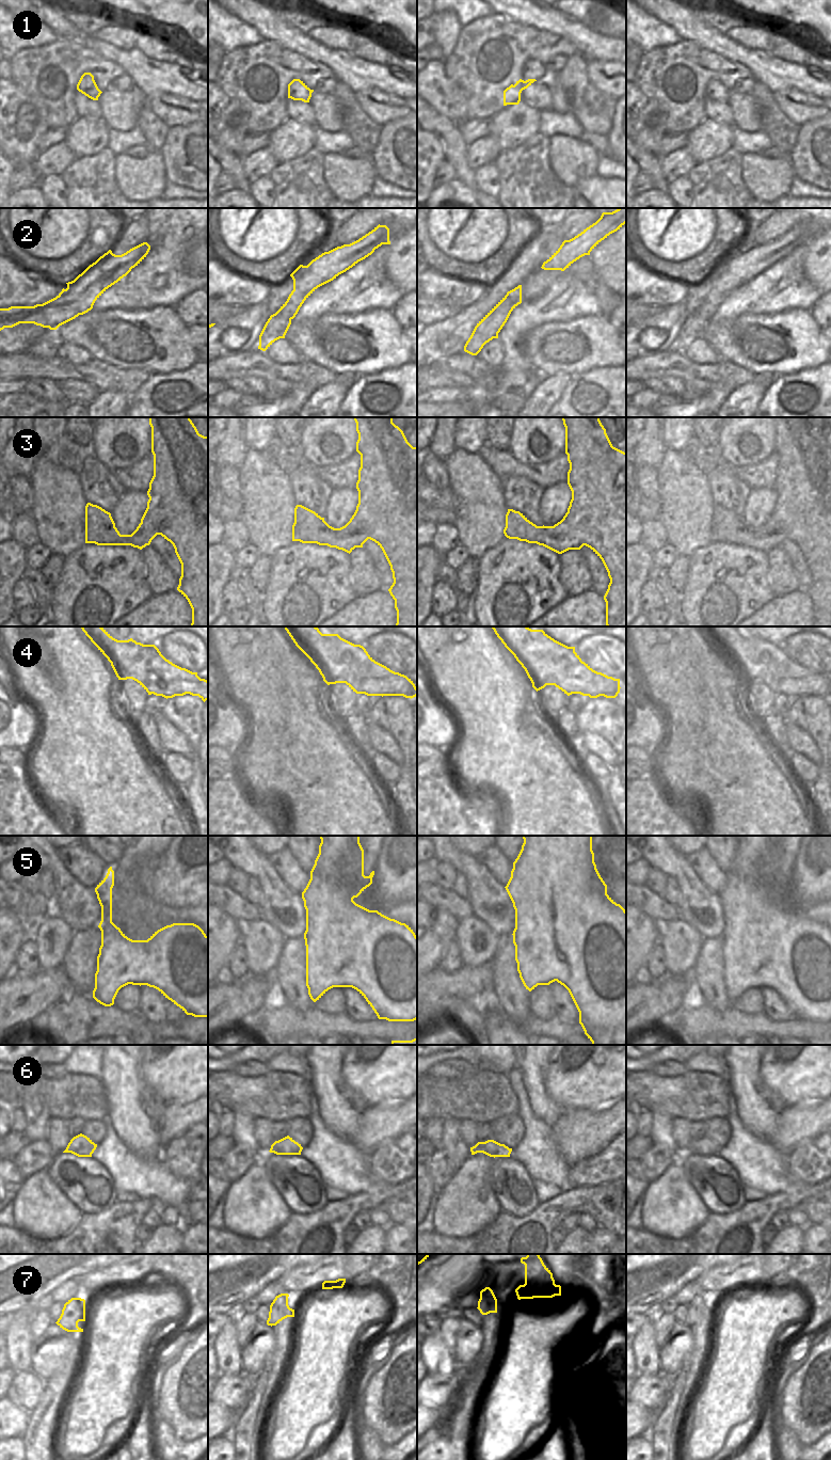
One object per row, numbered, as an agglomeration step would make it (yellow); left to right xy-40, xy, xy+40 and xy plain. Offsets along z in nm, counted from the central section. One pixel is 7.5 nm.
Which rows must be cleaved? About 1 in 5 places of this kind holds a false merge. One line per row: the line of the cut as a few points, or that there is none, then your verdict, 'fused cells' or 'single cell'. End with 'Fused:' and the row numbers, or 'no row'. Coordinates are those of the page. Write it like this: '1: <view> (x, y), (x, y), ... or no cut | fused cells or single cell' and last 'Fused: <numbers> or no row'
1: no cut | single cell
2: xy (276, 312), (290, 319) | fused cells
3: no cut | single cell
4: no cut | single cell
5: no cut | single cell
6: no cut | single cell
7: no cut | single cell
Fused: 2

